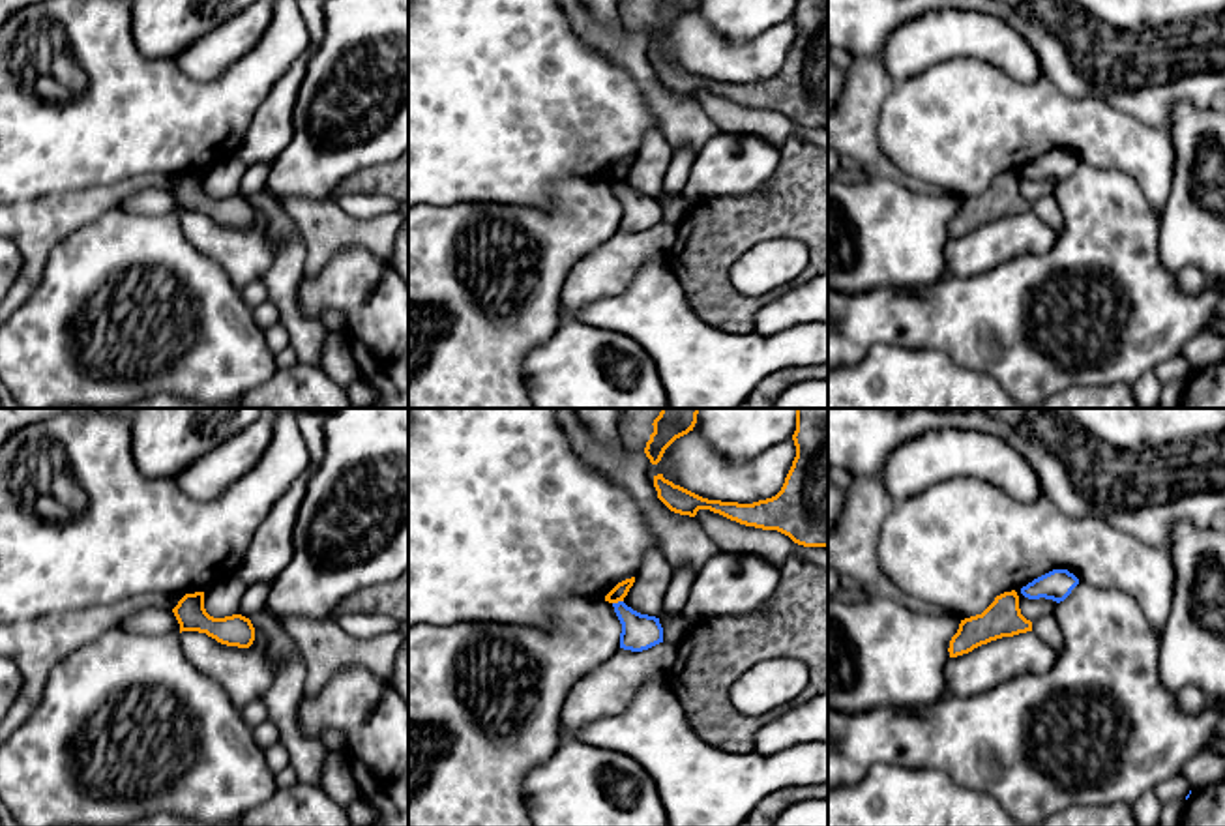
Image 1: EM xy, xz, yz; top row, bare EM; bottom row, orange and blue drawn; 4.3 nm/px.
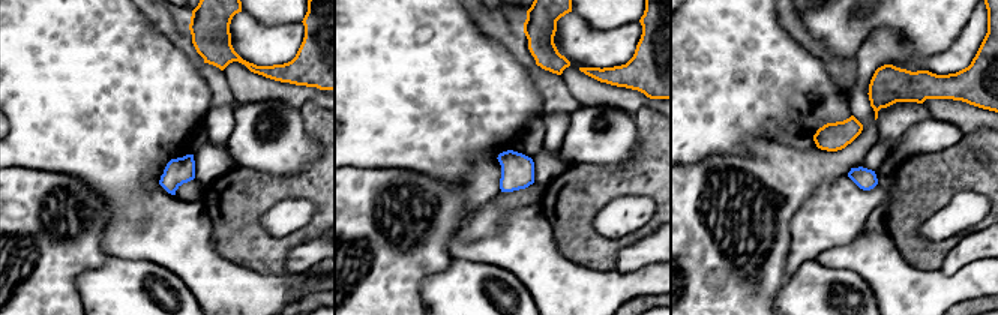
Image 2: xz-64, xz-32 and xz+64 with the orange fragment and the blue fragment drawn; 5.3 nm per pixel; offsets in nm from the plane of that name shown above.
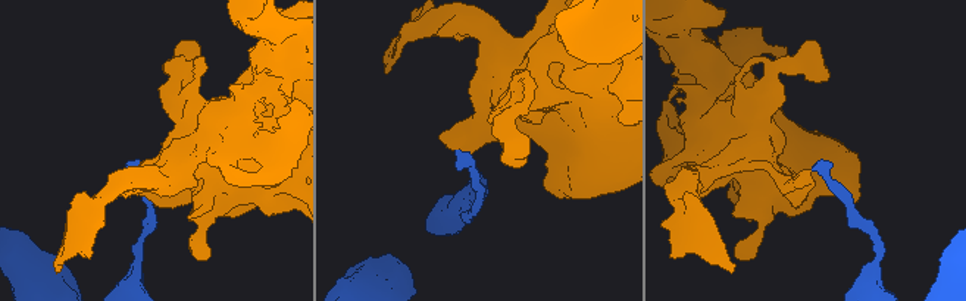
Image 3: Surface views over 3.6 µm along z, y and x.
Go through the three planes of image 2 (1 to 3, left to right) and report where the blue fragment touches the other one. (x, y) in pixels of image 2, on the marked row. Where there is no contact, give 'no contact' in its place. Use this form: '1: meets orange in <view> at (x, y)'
1: no contact
2: no contact
3: no contact

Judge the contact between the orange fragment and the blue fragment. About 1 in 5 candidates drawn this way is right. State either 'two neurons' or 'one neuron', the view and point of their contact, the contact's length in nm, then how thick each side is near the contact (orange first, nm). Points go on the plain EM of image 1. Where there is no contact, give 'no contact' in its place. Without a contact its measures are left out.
two neurons | xz (617, 182) | 50 nm | 70/160 nm

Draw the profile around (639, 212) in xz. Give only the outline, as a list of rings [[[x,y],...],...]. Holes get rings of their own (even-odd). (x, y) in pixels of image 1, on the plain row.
[[[624,182],[612,184],[612,187],[622,204],[620,229],[642,232],[663,223],[663,208],[659,199],[641,195]]]

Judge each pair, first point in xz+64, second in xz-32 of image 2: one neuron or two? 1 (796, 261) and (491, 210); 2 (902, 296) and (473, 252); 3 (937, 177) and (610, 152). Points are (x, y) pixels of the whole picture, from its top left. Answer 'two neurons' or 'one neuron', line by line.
1: one neuron
2: one neuron
3: two neurons

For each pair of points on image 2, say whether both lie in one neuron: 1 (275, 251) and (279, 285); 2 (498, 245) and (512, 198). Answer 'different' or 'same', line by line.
1: different
2: different

